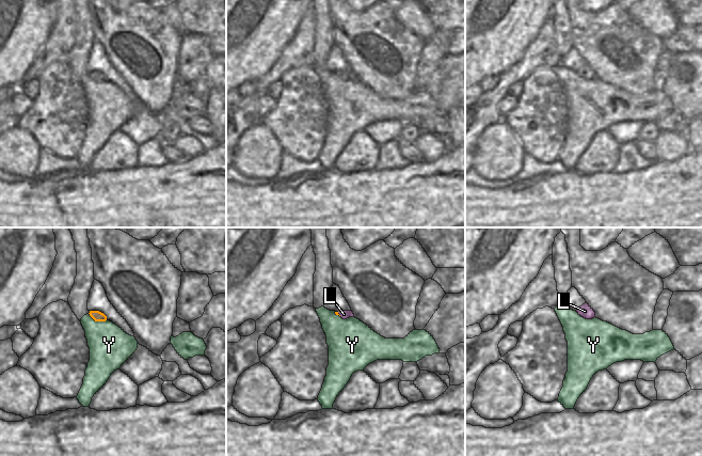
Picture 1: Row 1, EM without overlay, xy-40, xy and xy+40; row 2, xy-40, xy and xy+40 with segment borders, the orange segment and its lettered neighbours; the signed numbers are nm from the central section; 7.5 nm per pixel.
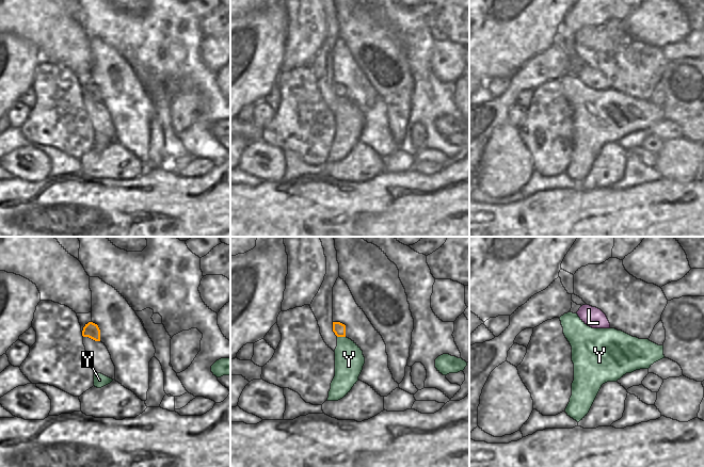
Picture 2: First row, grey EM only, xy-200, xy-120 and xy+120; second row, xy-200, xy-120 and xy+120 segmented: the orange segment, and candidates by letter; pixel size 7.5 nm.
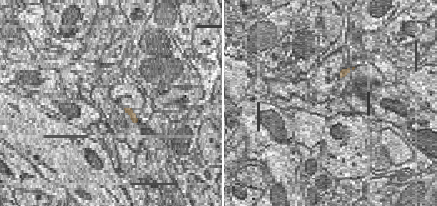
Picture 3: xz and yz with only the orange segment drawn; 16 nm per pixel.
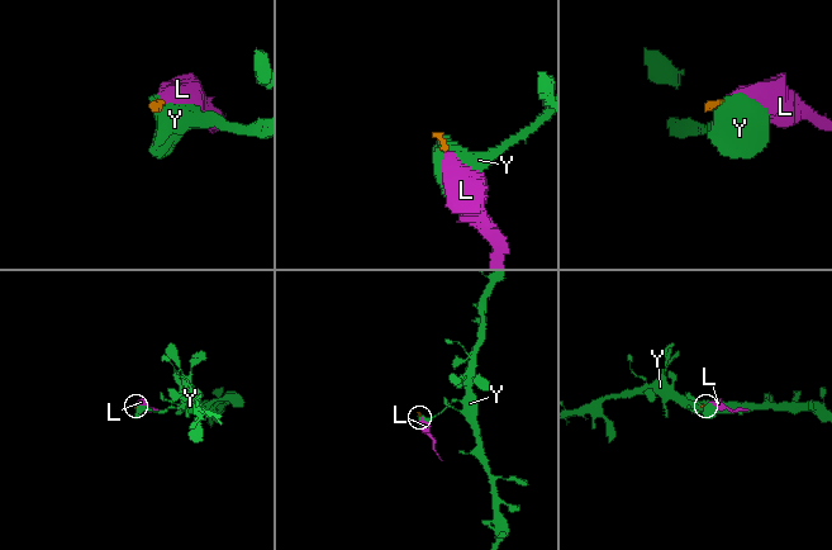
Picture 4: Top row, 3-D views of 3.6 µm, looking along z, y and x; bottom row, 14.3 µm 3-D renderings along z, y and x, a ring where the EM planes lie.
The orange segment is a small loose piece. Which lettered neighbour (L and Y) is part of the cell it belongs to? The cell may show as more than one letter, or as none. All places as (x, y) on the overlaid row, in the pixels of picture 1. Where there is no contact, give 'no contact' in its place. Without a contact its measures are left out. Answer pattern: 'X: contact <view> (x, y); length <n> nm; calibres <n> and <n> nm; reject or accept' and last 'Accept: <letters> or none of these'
L: contact xy (338, 314); length 40 nm; calibres 20 and 60 nm; accept
Y: contact xy-40 (97, 320); length 150 nm; calibres 80 and 300 nm; reject
Accept: L

